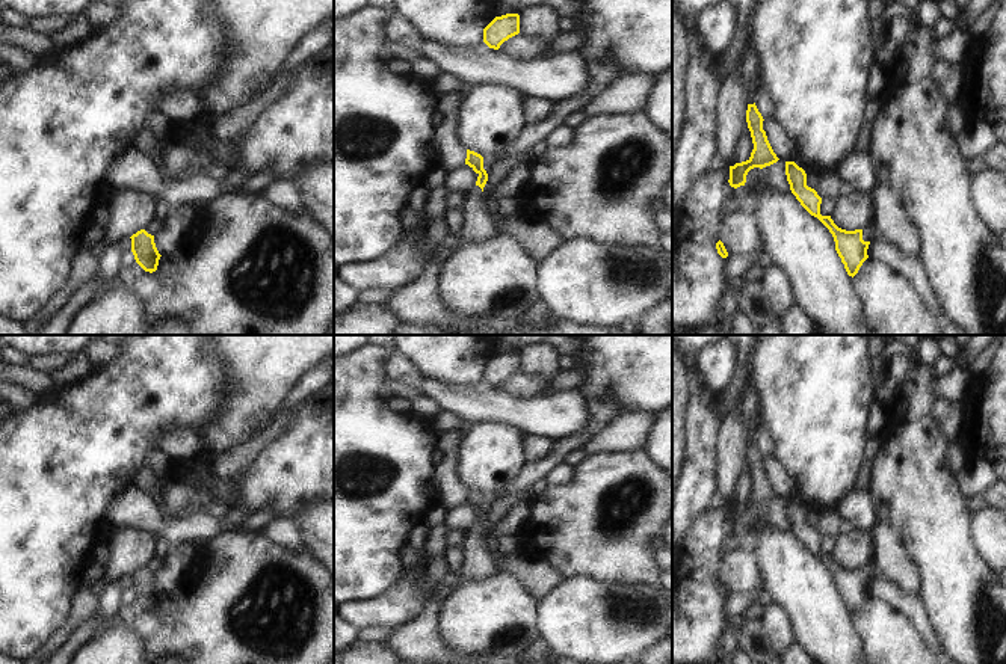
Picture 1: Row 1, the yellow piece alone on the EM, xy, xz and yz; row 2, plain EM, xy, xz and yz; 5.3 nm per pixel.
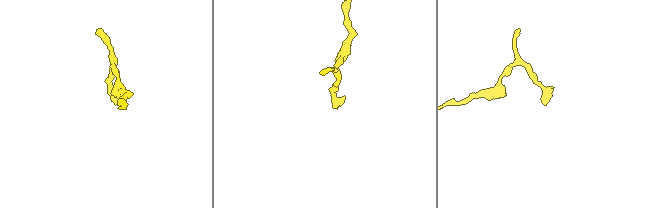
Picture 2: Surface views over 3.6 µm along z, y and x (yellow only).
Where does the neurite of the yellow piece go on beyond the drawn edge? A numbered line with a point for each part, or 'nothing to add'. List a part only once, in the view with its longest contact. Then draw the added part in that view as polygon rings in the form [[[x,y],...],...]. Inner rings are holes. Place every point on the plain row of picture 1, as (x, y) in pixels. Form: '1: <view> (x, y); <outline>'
1: yz (890, 559); [[[879,522],[872,530],[875,552],[872,561],[863,567],[863,578],[887,576],[905,593],[920,596],[920,572],[905,549],[902,537],[888,525]]]

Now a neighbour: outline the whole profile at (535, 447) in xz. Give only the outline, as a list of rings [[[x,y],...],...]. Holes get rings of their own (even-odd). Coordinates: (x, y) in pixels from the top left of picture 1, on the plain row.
[[[526,435],[524,439],[524,451],[526,459],[530,462],[536,462],[539,459],[547,457],[554,447],[554,441],[548,438],[541,438],[538,435]]]

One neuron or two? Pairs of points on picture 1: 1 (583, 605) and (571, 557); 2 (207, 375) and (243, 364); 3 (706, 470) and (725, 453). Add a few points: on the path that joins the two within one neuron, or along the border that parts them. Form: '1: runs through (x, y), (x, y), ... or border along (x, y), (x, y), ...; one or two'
1: border along (562, 578), (589, 577), (611, 583); two
2: border along (215, 350), (225, 364), (230, 379), (225, 403); two
3: border along (722, 424), (718, 433), (716, 491); two

